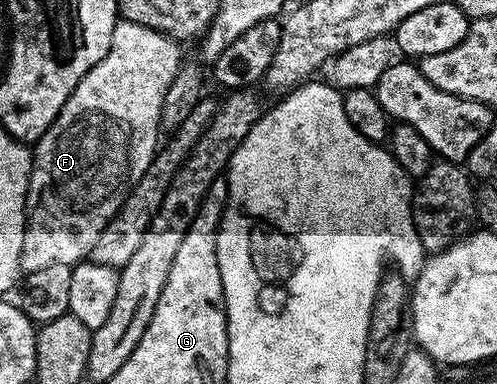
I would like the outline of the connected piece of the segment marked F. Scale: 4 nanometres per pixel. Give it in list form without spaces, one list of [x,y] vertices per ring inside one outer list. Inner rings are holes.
[[[128,20],[116,23],[113,30],[113,42],[109,46],[109,54],[105,54],[105,58],[101,58],[101,62],[97,62],[97,66],[93,66],[93,70],[89,70],[89,74],[85,74],[85,78],[81,78],[81,82],[77,82],[77,86],[73,90],[73,94],[69,94],[69,102],[65,102],[61,114],[57,114],[57,118],[49,126],[49,130],[45,130],[45,134],[34,145],[31,180],[27,184],[27,229],[19,259],[19,267],[24,273],[41,270],[41,266],[49,266],[53,262],[74,266],[90,257],[93,242],[97,242],[101,230],[105,230],[107,223],[115,217],[117,210],[123,205],[125,198],[141,178],[141,174],[145,174],[145,170],[151,164],[151,159],[155,157],[157,145],[160,143],[158,124],[161,118],[162,103],[165,102],[166,91],[169,90],[170,83],[173,82],[181,65],[179,48],[180,45],[170,36],[161,34],[157,30],[137,26]]]

